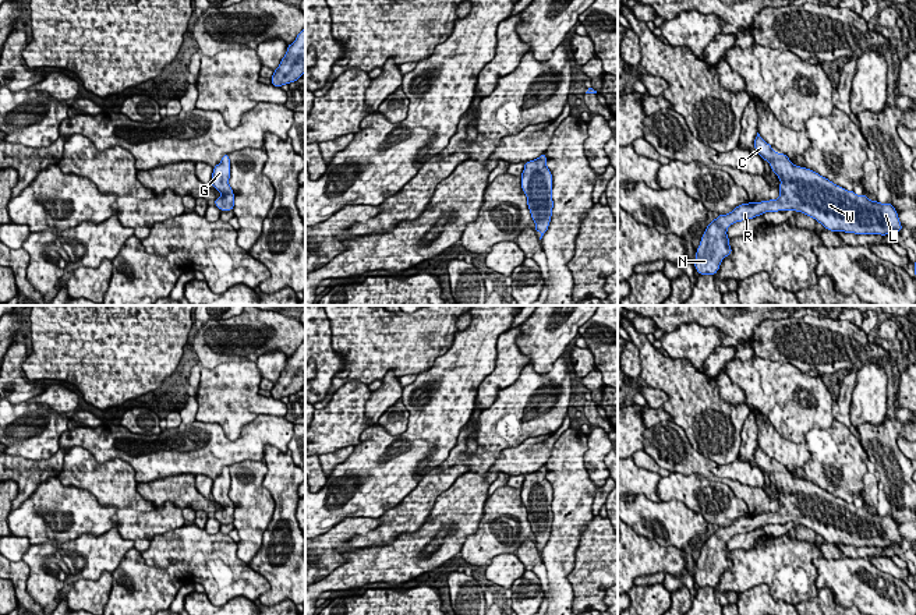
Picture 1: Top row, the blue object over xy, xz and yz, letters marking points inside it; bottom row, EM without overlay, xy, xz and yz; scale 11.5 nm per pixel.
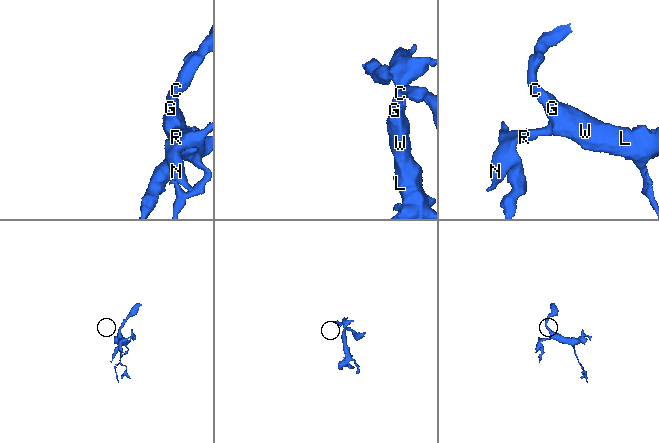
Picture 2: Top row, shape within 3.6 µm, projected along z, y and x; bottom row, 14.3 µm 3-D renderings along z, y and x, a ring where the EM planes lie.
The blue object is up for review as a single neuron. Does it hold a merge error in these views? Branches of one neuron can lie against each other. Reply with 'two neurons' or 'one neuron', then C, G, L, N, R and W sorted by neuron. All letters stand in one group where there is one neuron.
one neuron | C G L N R W

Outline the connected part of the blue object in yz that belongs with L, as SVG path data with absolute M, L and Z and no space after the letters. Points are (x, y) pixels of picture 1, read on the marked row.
M757 132L754 149L767 160L781 180L779 198L738 205L731 213L718 215L703 233L696 251L694 268L699 275L715 275L722 259L732 254L728 226L750 220L765 212L802 212L831 231L881 234L902 230L898 212L891 202L880 204L864 194L856 195L818 173L795 166L785 153L774 152Z

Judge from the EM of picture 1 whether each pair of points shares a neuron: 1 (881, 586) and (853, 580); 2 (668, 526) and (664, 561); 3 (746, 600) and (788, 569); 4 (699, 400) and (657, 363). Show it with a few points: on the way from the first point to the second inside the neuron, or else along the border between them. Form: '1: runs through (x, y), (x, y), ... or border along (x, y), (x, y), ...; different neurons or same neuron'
1: runs through (874, 586), (860, 585); same neuron
2: border along (636, 533), (661, 545), (675, 545), (681, 550); different neurons
3: border along (738, 594), (759, 585), (766, 585), (775, 600); different neurons
4: runs through (689, 391), (667, 373); same neuron

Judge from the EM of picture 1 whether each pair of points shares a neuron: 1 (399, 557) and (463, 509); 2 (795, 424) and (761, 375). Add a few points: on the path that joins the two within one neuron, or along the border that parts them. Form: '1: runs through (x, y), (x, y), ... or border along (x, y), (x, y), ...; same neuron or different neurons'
1: runs through (414, 544), (448, 512); same neuron
2: runs through (794, 412), (794, 407), (774, 388); same neuron

